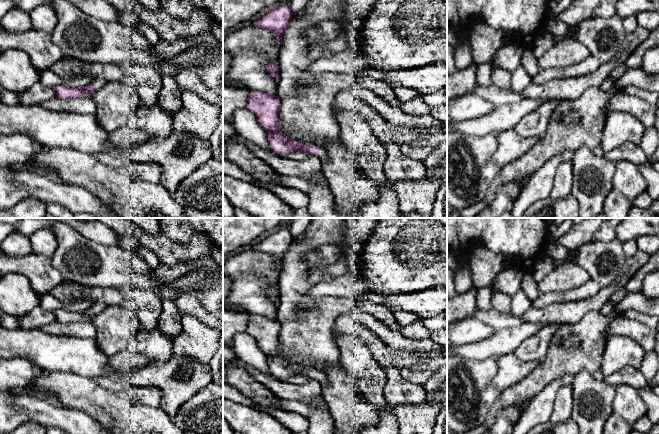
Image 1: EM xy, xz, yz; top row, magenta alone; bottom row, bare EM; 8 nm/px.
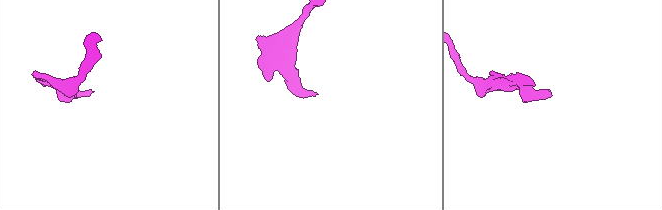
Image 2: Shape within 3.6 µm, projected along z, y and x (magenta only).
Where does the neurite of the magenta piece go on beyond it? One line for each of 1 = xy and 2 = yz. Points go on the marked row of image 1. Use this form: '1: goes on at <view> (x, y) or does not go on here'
1: goes on at xy (98, 82)
2: goes on at yz (608, 83)

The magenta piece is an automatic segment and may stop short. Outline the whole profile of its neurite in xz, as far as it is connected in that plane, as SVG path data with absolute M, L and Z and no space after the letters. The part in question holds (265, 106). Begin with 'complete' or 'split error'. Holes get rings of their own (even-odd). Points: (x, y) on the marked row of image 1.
split error | M251 91L246 108L257 117L259 124L264 128L273 152L286 156L293 152L303 151L318 156L322 162L328 160L323 148L293 141L280 131L280 99L278 96L261 91Z

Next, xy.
split error | M96 78L94 81L82 88L70 88L63 85L53 86L56 97L61 100L74 99L81 97L90 97L92 94L103 87L107 82L101 78Z

